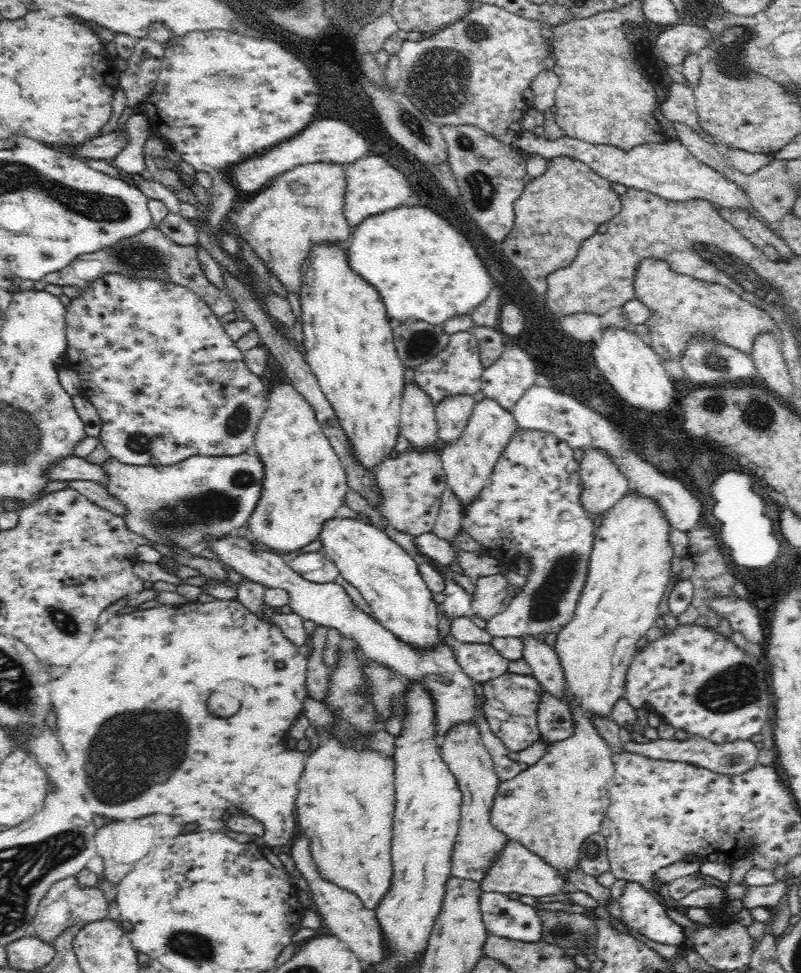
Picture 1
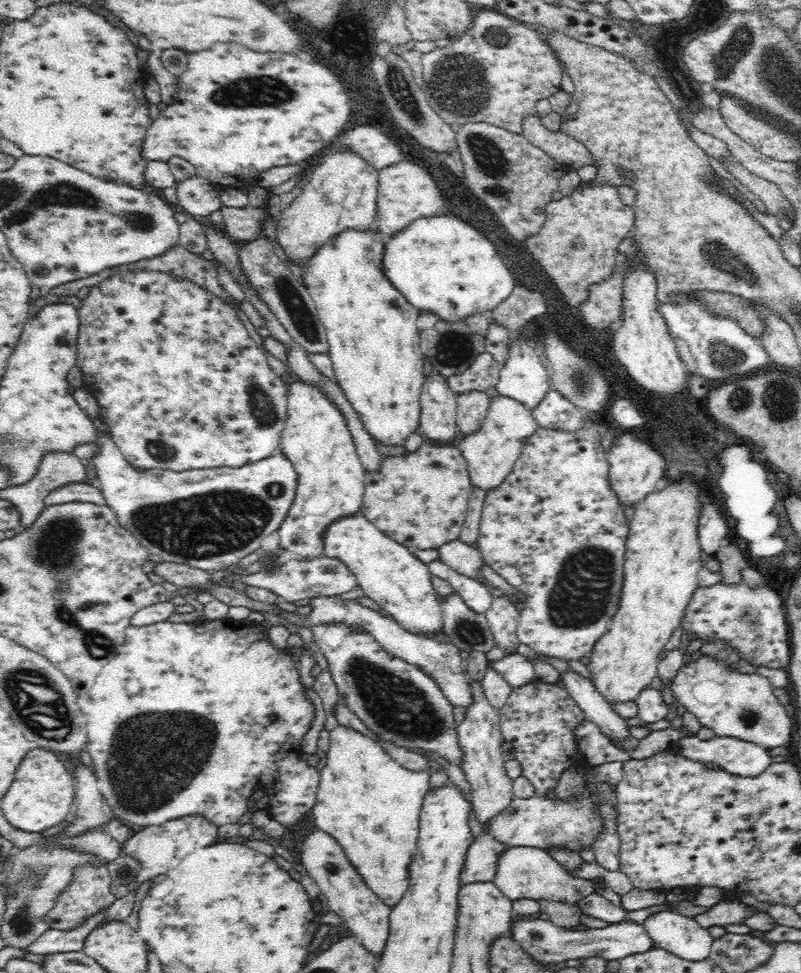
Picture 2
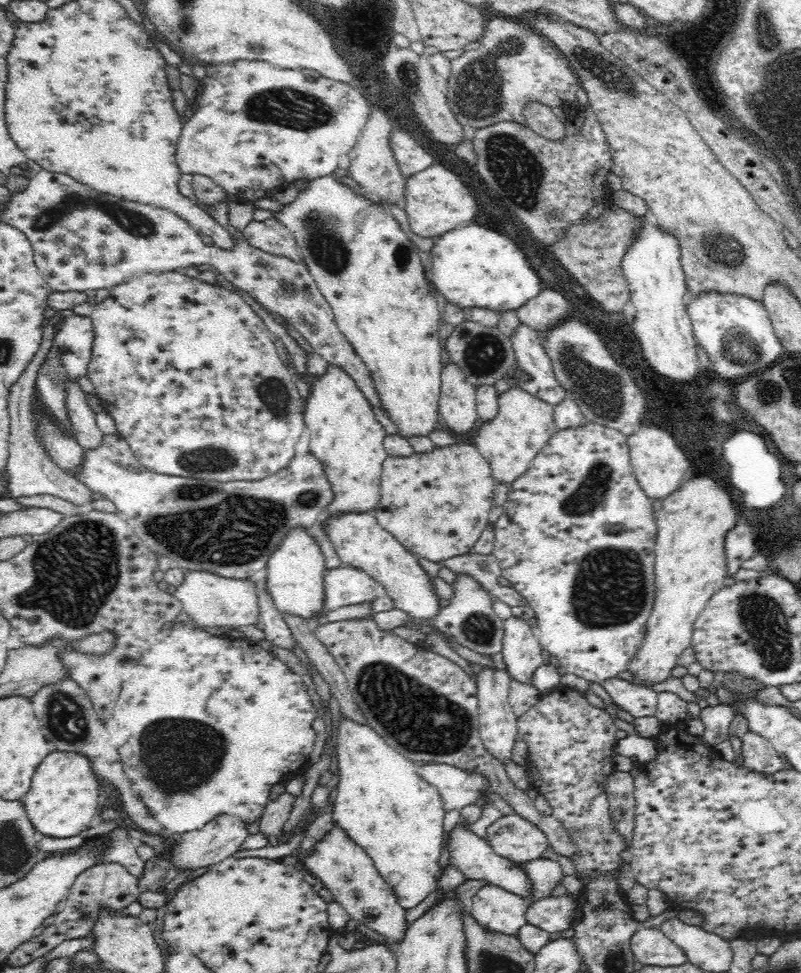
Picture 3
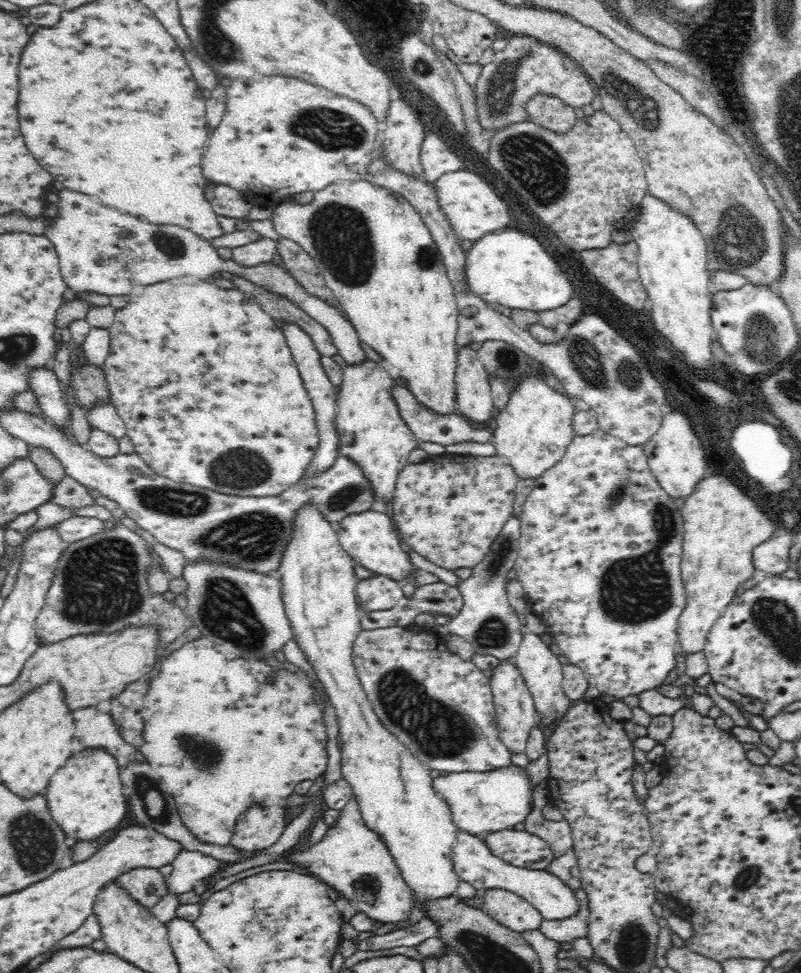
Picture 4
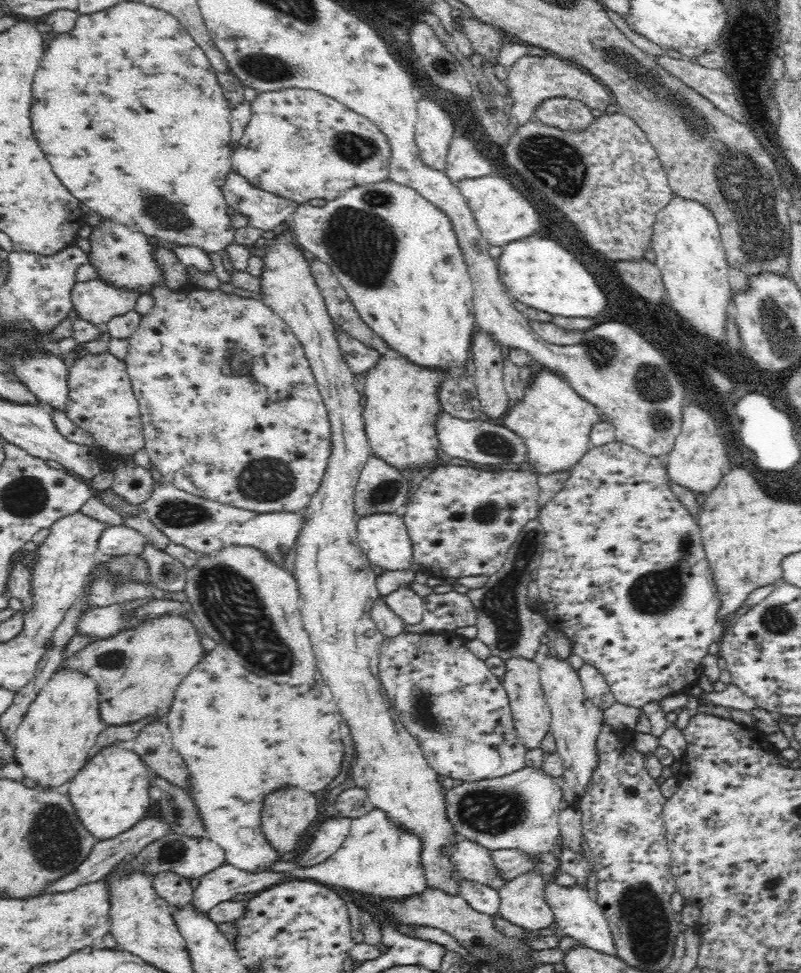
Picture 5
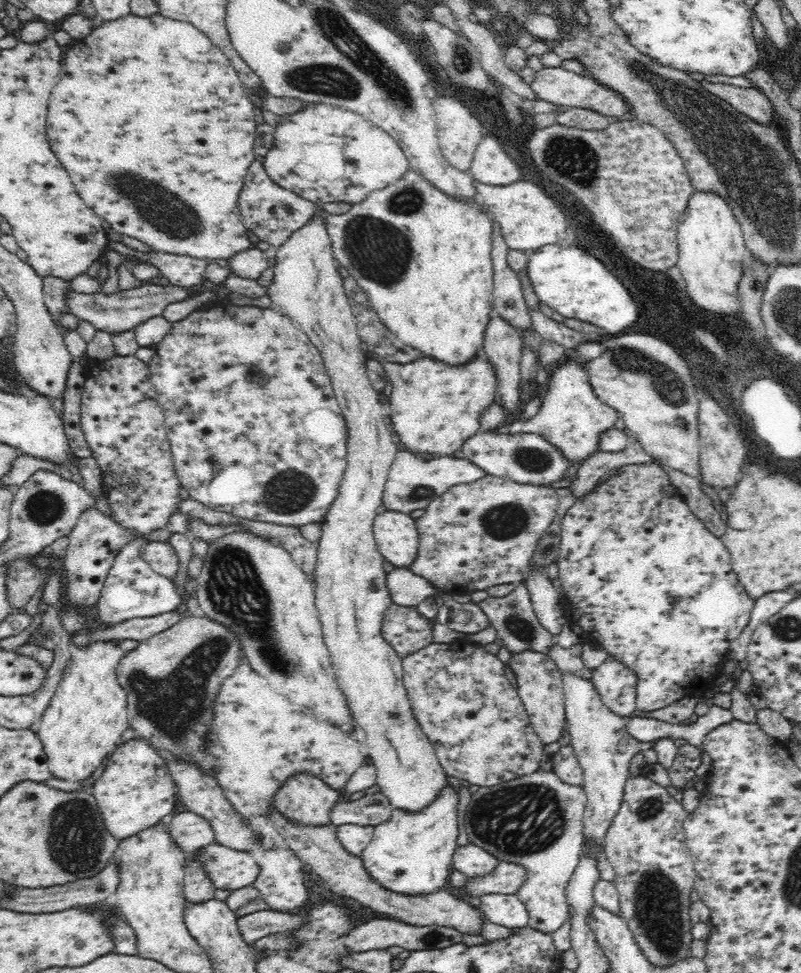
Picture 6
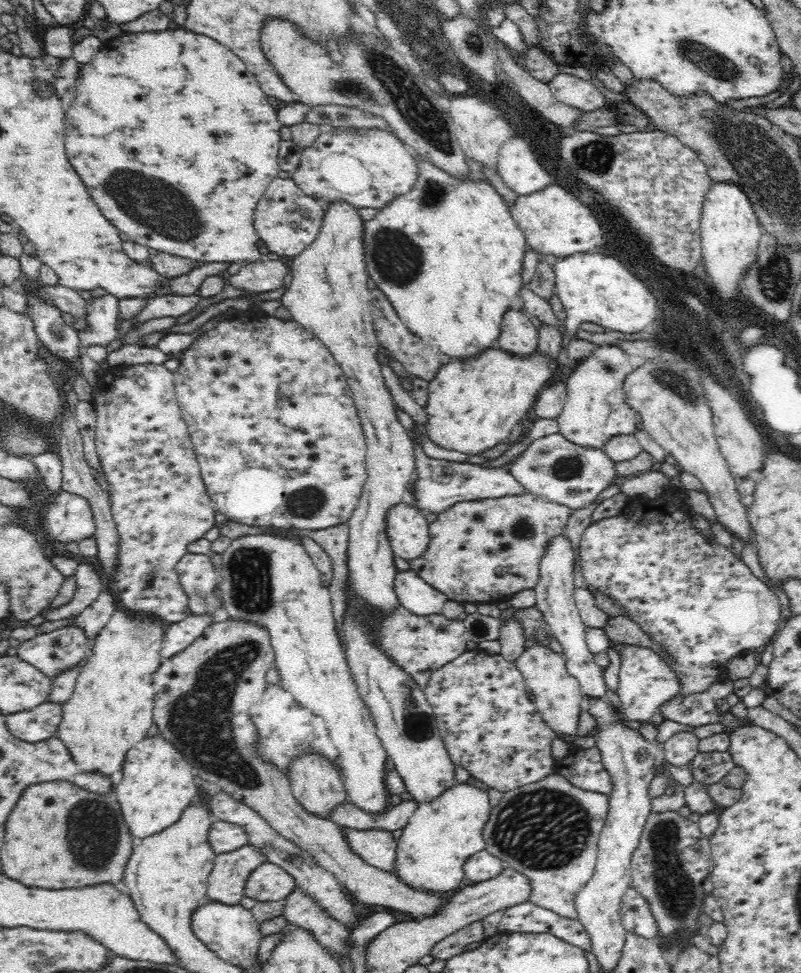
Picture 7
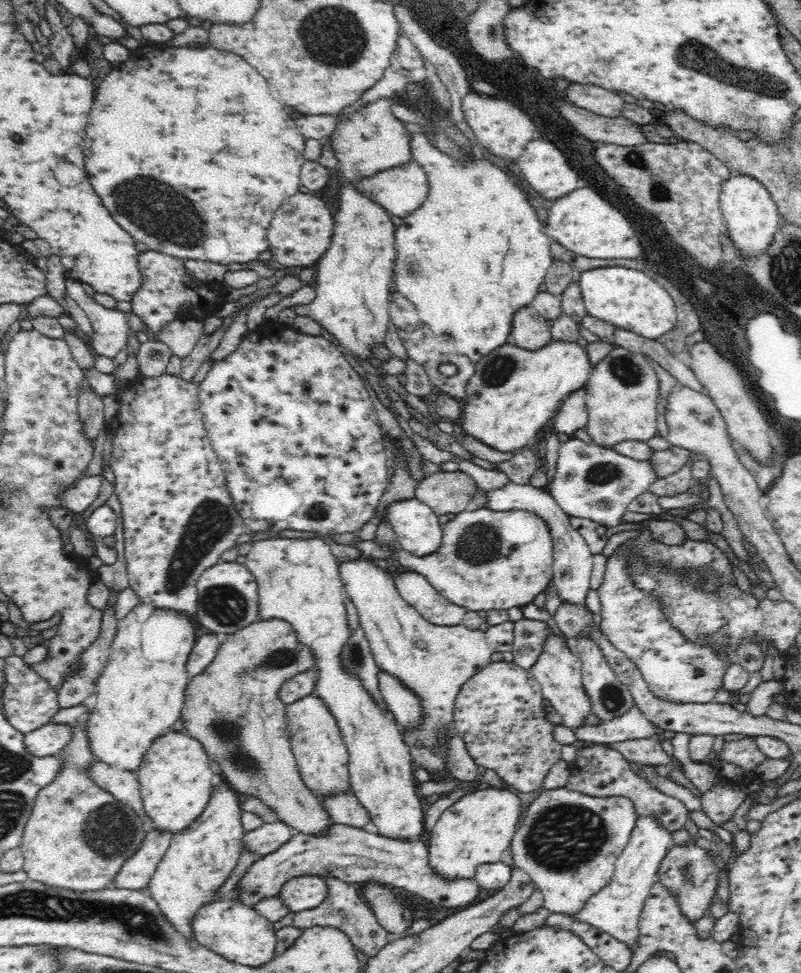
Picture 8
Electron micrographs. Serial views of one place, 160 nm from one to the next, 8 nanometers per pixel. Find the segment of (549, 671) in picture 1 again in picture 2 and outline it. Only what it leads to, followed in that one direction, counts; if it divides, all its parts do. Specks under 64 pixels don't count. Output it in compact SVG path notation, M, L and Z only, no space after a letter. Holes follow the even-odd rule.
M576 671L562 674L562 684L574 702L582 708L586 719L598 725L606 736L614 740L624 740L629 736L626 720L612 708L612 705L596 691L590 680Z

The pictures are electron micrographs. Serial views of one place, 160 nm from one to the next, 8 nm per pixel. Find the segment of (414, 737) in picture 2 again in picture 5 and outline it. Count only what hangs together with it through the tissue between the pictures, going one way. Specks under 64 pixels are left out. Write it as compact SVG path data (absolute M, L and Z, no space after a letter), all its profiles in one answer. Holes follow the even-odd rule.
M453 631L442 632L422 632L422 633L404 633L395 637L387 637L381 645L381 653L378 654L378 679L382 685L385 695L393 706L393 711L397 713L398 722L417 738L421 751L424 753L428 764L439 774L450 776L450 778L460 778L461 782L480 782L491 778L506 776L526 767L526 752L529 750L524 744L518 742L517 733L513 727L513 715L510 711L508 693L497 676L485 664L484 659L475 656L467 646L468 639L459 636Z

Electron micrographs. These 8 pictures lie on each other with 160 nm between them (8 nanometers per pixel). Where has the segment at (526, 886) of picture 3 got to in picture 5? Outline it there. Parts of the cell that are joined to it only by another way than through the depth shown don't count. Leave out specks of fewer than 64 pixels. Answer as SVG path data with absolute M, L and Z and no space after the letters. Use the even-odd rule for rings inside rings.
M461 838L450 854L452 864L466 880L487 884L499 890L504 881L494 868L494 861L485 846L466 838ZM550 881L545 890L545 898L552 907L555 921L560 925L562 935L570 936L579 940L584 947L606 953L610 957L616 957L614 950L614 933L610 931L610 925L603 913L603 908L592 898L588 891L578 886L562 887L554 881Z

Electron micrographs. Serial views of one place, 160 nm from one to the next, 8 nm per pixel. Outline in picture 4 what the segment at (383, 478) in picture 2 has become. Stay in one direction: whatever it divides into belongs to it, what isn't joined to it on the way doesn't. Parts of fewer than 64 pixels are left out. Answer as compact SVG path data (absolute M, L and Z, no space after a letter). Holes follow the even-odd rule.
M438 455L438 458L430 460L430 462L424 462L424 464L408 464L404 469L400 471L397 476L396 488L393 491L394 495L394 506L392 506L392 518L394 526L401 540L408 544L408 548L414 552L418 552L420 556L426 558L432 562L432 564L437 564L446 570L455 571L461 568L471 568L473 569L477 564L480 564L491 551L492 543L496 540L496 537L500 534L501 529L504 528L505 522L508 519L518 516L514 513L514 499L516 494L516 484L522 478L512 471L512 465L510 465L509 460L505 460L500 455L492 456L473 456L473 455Z

